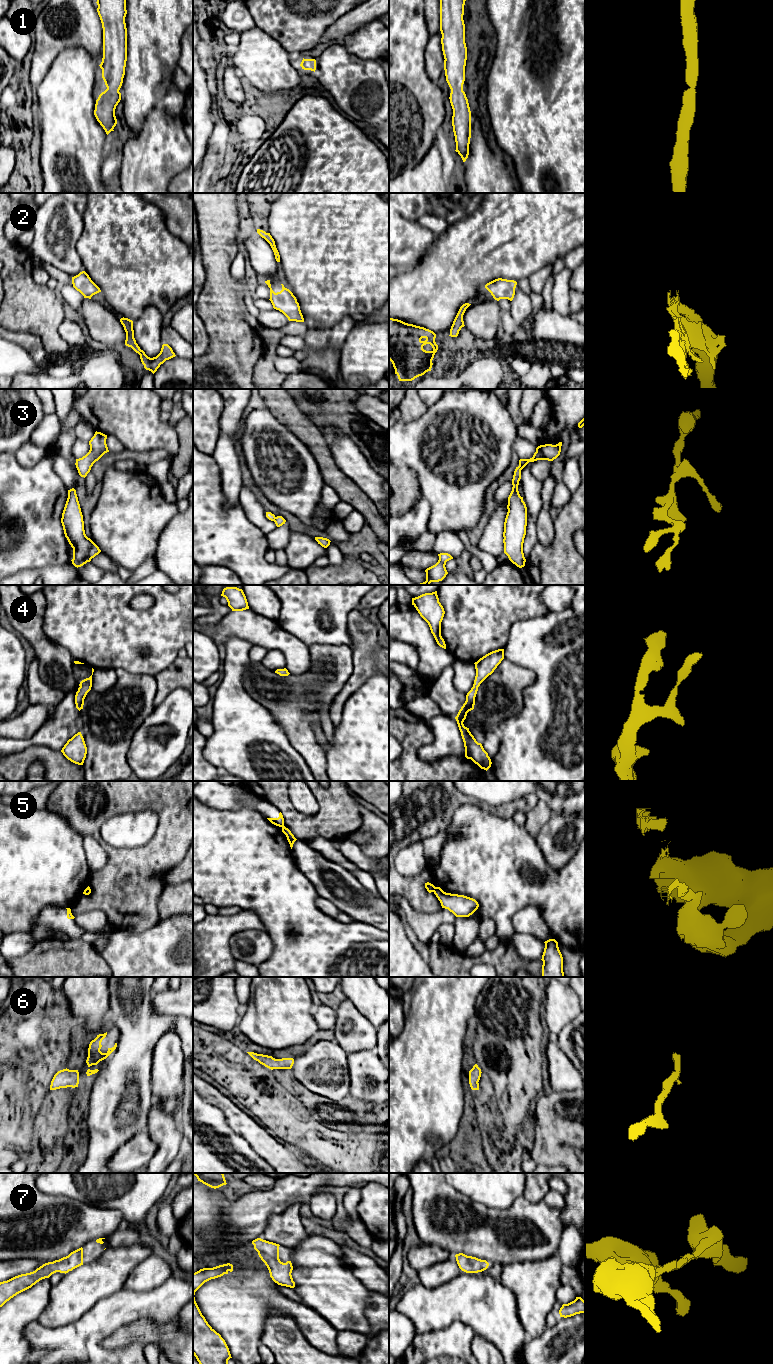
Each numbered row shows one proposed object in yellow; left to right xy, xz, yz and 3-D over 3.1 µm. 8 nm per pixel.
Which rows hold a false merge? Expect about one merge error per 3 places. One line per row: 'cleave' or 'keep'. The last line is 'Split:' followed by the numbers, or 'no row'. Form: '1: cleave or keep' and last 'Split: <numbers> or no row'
1: keep
2: keep
3: cleave
4: keep
5: cleave
6: keep
7: keep
Split: 3, 5

